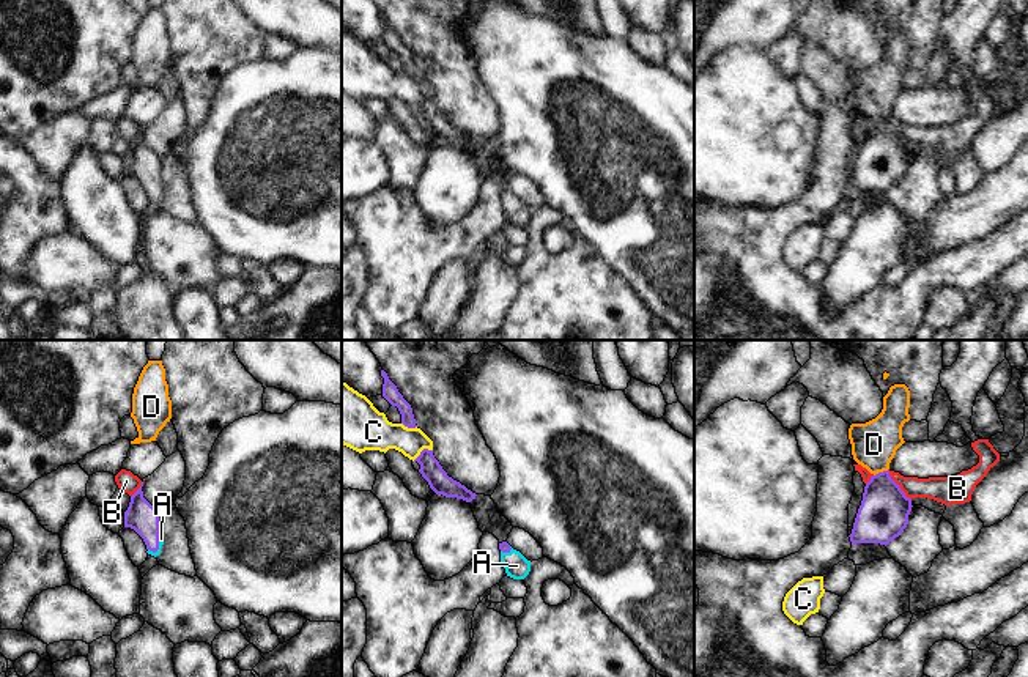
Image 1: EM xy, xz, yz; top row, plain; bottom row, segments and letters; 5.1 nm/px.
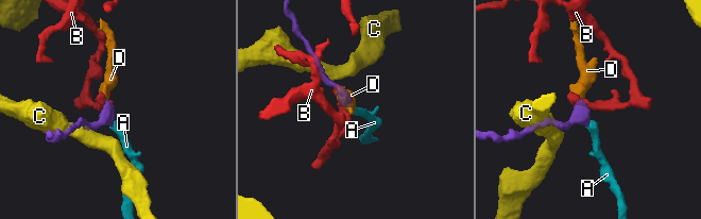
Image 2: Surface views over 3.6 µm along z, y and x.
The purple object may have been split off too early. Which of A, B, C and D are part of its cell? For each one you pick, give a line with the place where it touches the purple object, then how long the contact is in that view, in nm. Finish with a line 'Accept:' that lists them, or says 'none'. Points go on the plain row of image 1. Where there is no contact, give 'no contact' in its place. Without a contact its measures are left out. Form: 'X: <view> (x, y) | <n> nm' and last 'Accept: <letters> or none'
A: xy (158, 191) | 120 nm
D: yz (880, 120) | 80 nm
Accept: A, D

